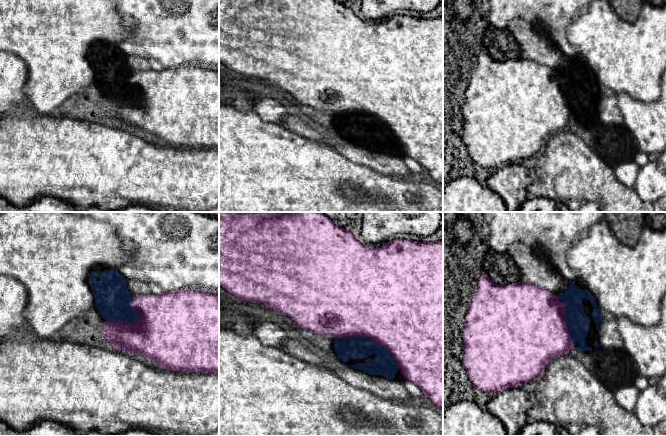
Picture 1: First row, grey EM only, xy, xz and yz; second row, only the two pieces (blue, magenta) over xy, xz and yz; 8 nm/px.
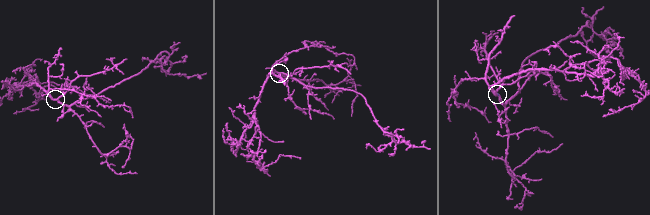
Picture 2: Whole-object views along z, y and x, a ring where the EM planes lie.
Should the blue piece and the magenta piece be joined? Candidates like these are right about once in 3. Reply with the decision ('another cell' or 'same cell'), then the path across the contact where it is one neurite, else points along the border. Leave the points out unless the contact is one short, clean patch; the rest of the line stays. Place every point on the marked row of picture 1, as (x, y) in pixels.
another cell

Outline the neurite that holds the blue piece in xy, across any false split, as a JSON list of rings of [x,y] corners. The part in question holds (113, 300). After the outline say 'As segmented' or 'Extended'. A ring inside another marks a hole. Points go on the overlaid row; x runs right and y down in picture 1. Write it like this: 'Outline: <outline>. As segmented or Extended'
Outline: [[[97,266],[91,272],[89,284],[94,292],[95,306],[105,322],[128,321],[134,324],[140,321],[139,313],[131,307],[132,296],[128,291],[127,281],[118,270],[106,270],[102,266]]]. Extended

